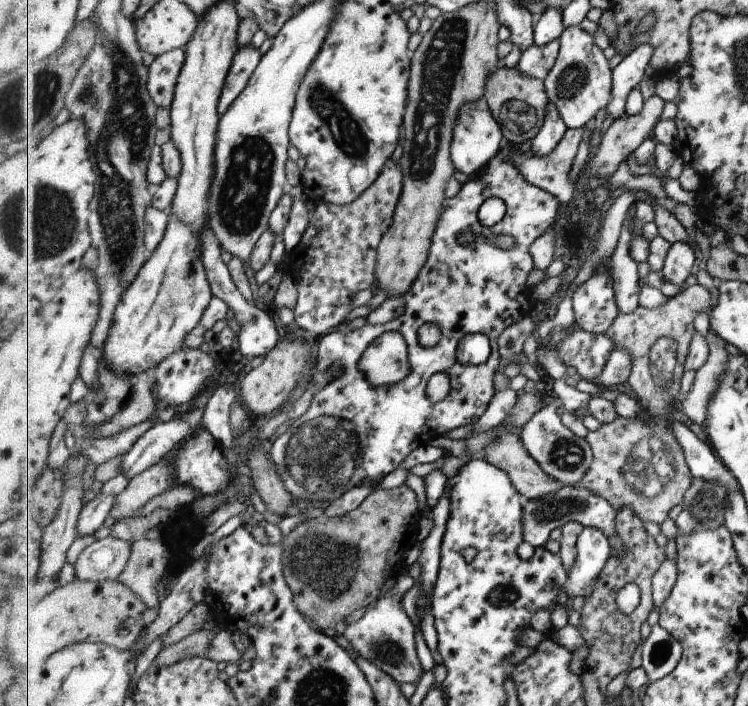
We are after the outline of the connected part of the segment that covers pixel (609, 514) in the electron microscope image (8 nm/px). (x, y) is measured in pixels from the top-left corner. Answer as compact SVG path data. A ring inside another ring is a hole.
M564 485L558 491L545 495L544 498L524 501L523 526L524 541L535 549L545 546L555 528L562 529L571 521L581 523L584 527L599 527L610 538L613 555L624 559L624 546L616 533L616 508L603 496L588 488L576 485Z

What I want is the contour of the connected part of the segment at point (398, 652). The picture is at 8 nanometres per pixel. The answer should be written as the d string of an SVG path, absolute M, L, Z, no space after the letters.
M405 572L399 576L395 586L388 592L380 595L378 600L369 605L363 616L349 626L346 626L342 632L346 640L350 642L353 649L358 652L359 656L363 655L375 665L381 667L381 670L393 675L393 678L399 683L408 682L417 685L423 676L423 666L417 656L415 648L415 624L407 616L407 612L401 606L403 594L415 584L415 580Z

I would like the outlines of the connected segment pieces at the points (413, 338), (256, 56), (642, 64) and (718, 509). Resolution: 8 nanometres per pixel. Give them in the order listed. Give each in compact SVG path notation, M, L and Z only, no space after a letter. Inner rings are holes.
M503 152L494 156L487 168L475 177L470 177L460 187L459 194L446 198L444 207L432 238L432 248L428 261L420 276L416 278L412 289L406 294L404 313L387 323L371 325L351 330L346 322L323 335L317 346L317 366L315 371L326 371L336 363L340 373L319 392L315 392L311 406L299 418L293 418L290 428L279 435L270 448L273 460L277 462L278 473L287 490L297 498L317 500L317 502L335 502L348 490L361 484L363 480L371 480L372 488L423 443L421 438L435 438L439 434L455 431L458 428L474 425L487 412L491 399L498 393L496 389L497 368L503 364L500 355L499 337L511 325L523 320L533 312L537 302L531 296L531 286L537 276L536 265L529 247L540 236L553 228L560 216L560 200L550 192L529 182L522 175L520 168ZM493 197L504 200L507 205L505 218L495 226L486 227L479 220L481 205ZM470 228L476 234L476 241L470 245L458 242L458 234ZM513 235L516 245L511 250L503 250L499 244L490 243L494 236ZM429 322L439 324L442 337L434 347L421 344L419 333ZM386 332L400 332L407 341L411 363L411 374L407 380L393 386L375 388L365 374L361 372L359 361L369 345ZM481 333L490 338L492 353L486 363L480 365L464 365L459 362L458 350L460 342L468 334ZM435 372L445 372L450 379L449 394L435 404L427 396L429 378Z
M252 45L238 49L220 96L219 107L221 116L228 112L228 108L232 106L233 101L236 101L237 97L247 88L249 81L252 80L253 73L256 72L256 68L260 65L263 57L261 50Z
M638 44L625 58L614 68L614 83L612 86L613 100L606 107L605 116L609 115L613 120L623 118L626 112L626 102L631 91L639 86L639 81L645 76L645 70L650 65L654 55L653 45Z
M694 477L685 493L682 511L675 519L677 532L692 535L703 528L713 529L726 524L730 490L717 479Z

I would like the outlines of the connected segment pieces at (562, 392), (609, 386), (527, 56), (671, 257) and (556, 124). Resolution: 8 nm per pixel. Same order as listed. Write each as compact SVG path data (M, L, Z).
M554 380L552 391L561 400L561 406L565 411L575 410L583 418L587 430L599 430L602 422L593 417L587 410L588 401L591 394L578 391L575 387L566 385L563 380Z
M615 348L610 354L603 372L600 372L600 375L592 380L592 383L602 390L624 389L627 387L632 368L633 359L630 352Z
M560 39L545 46L535 44L523 52L517 67L525 74L545 80L556 63L561 45Z
M675 241L669 249L662 274L666 282L685 285L695 266L695 252L688 241Z
M549 103L541 130L531 141L536 156L544 157L551 154L559 146L568 129L557 105Z

